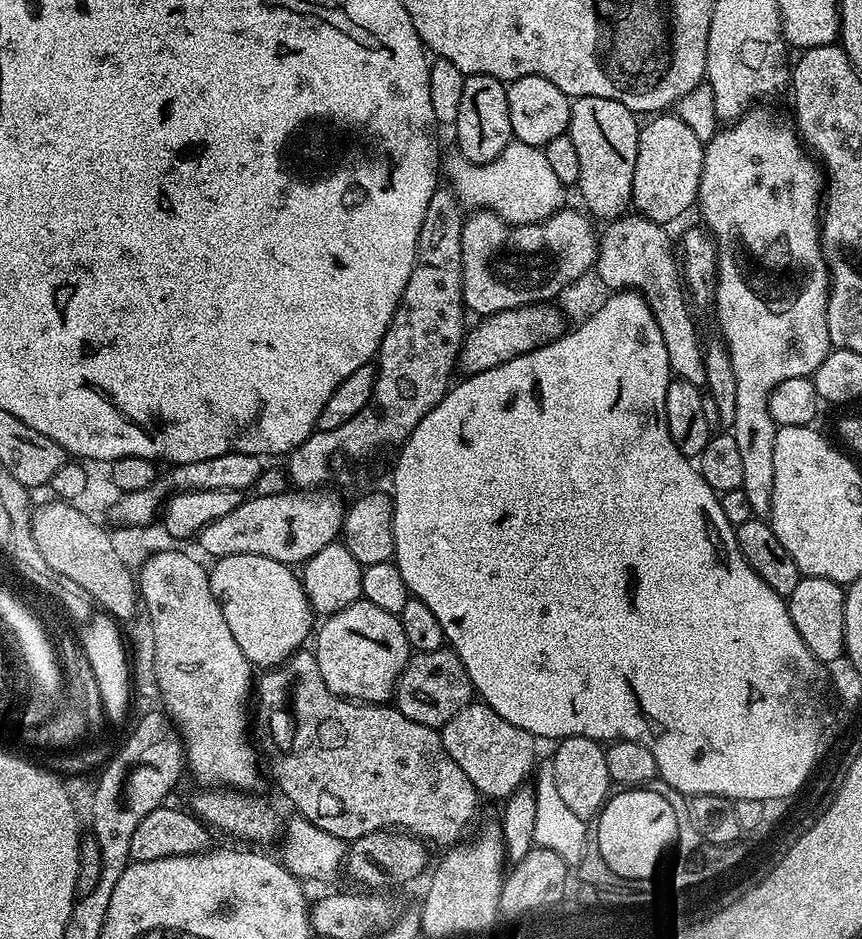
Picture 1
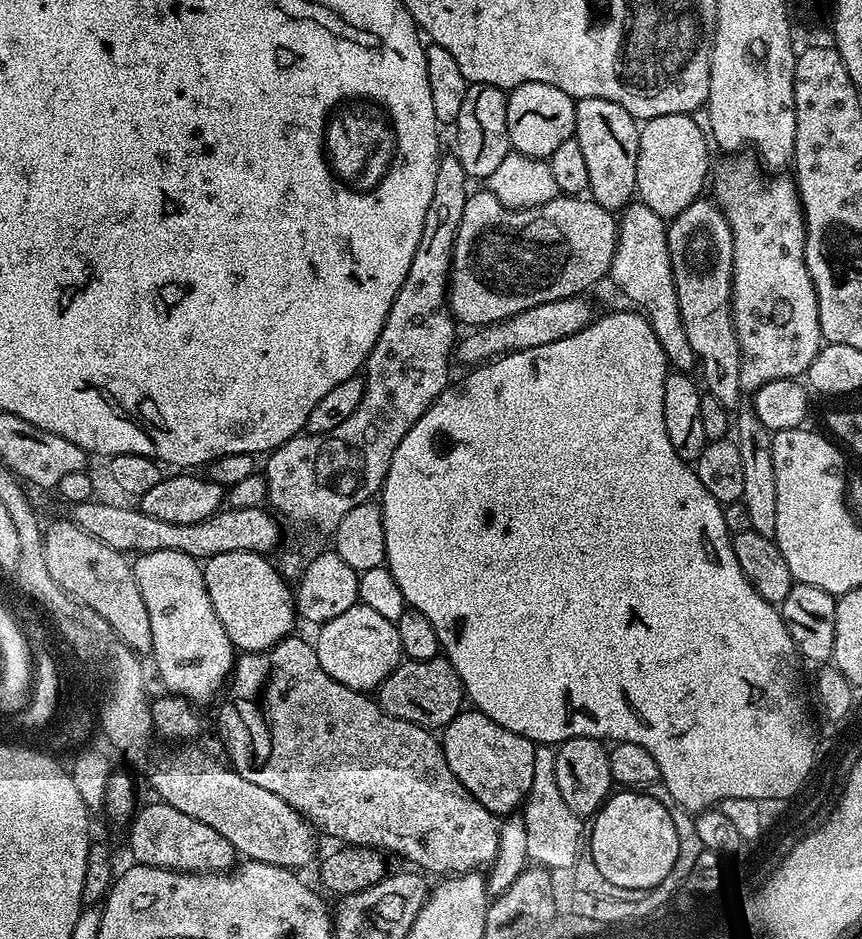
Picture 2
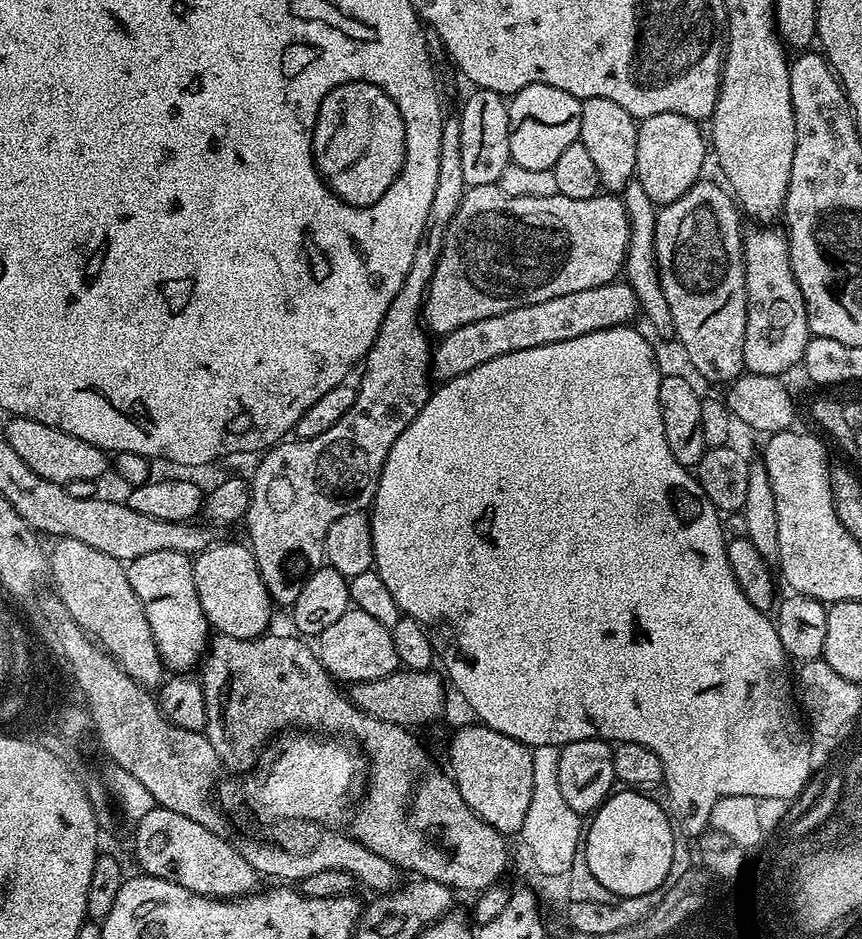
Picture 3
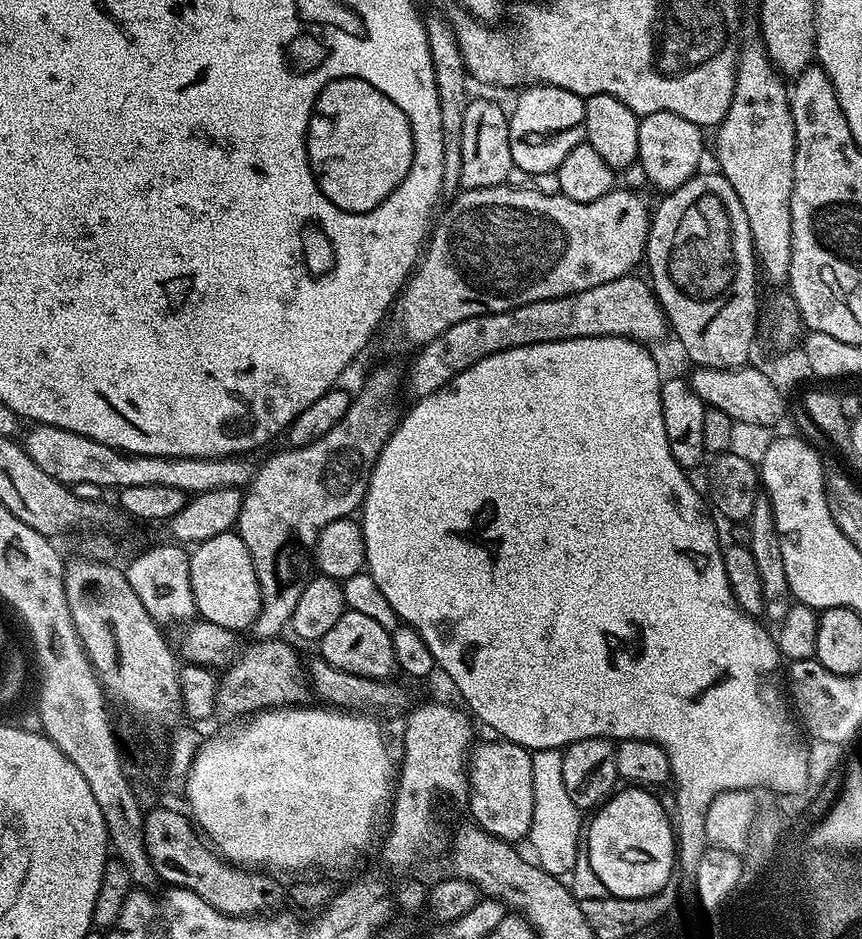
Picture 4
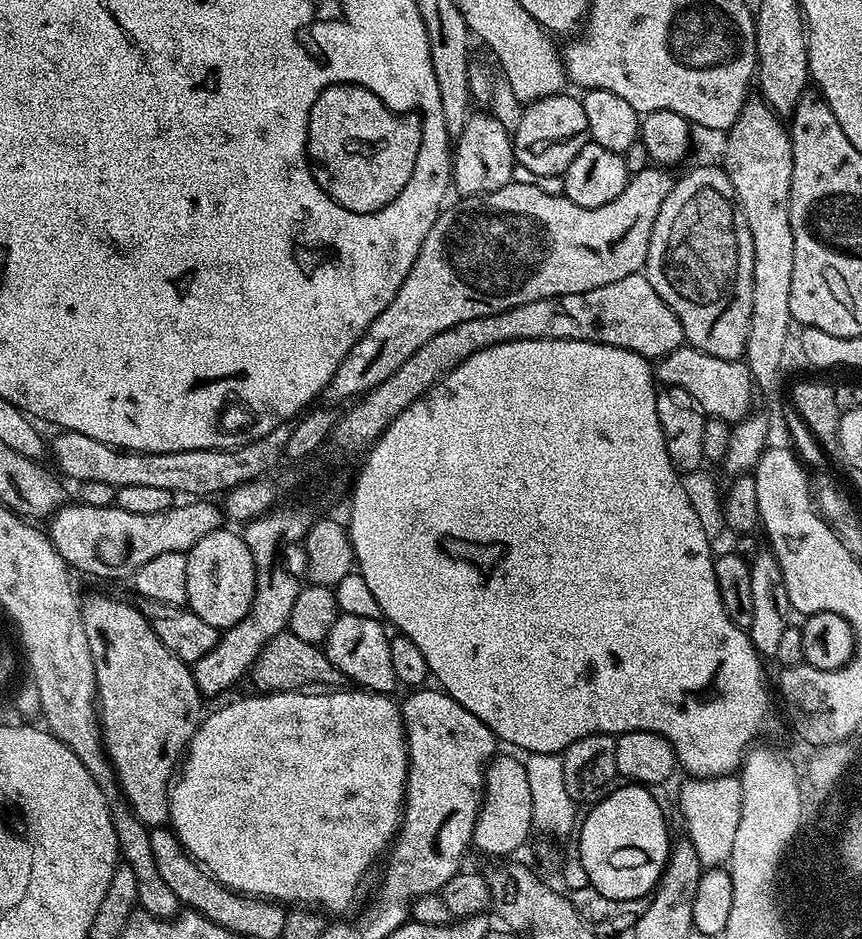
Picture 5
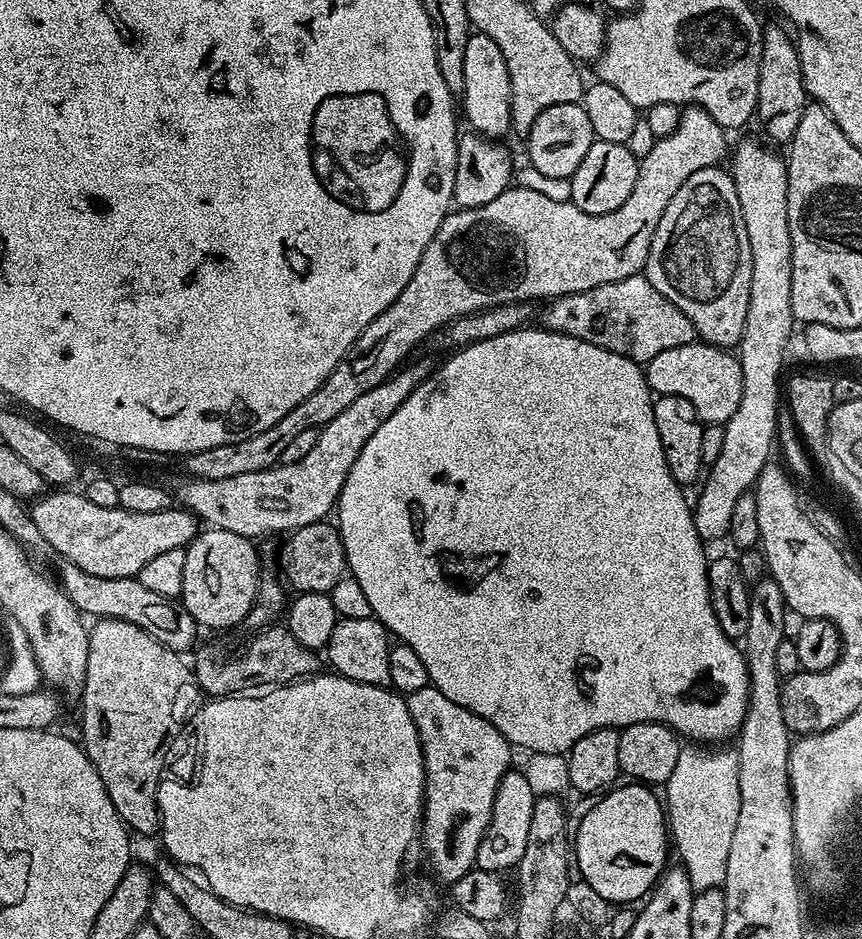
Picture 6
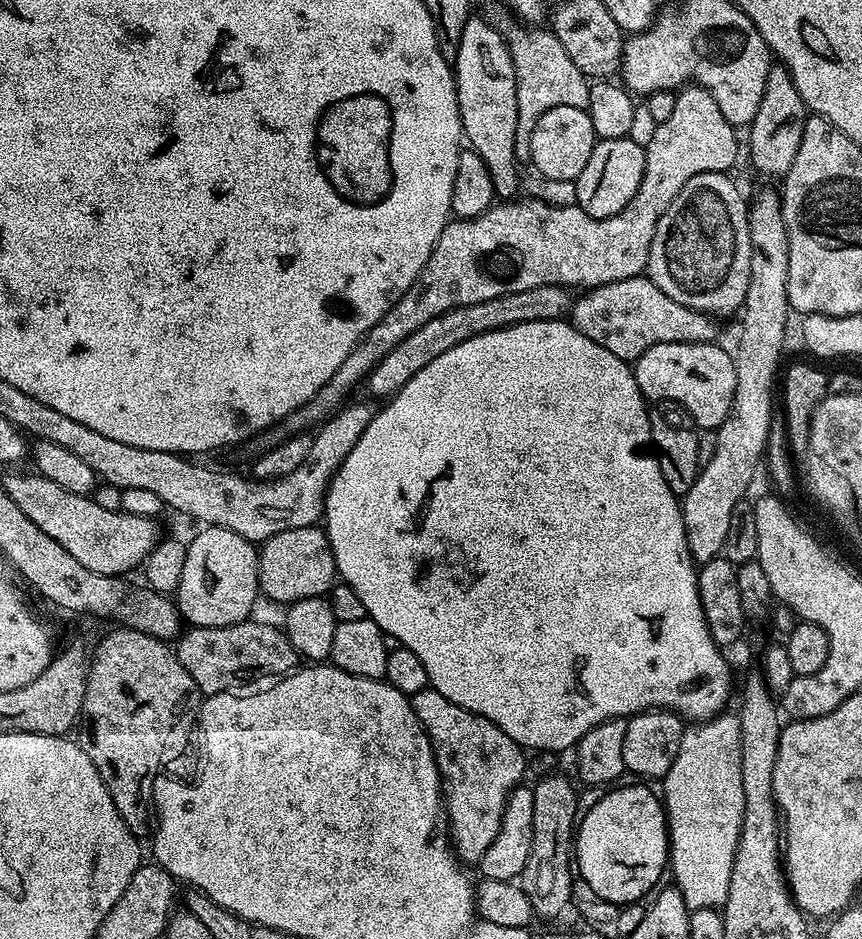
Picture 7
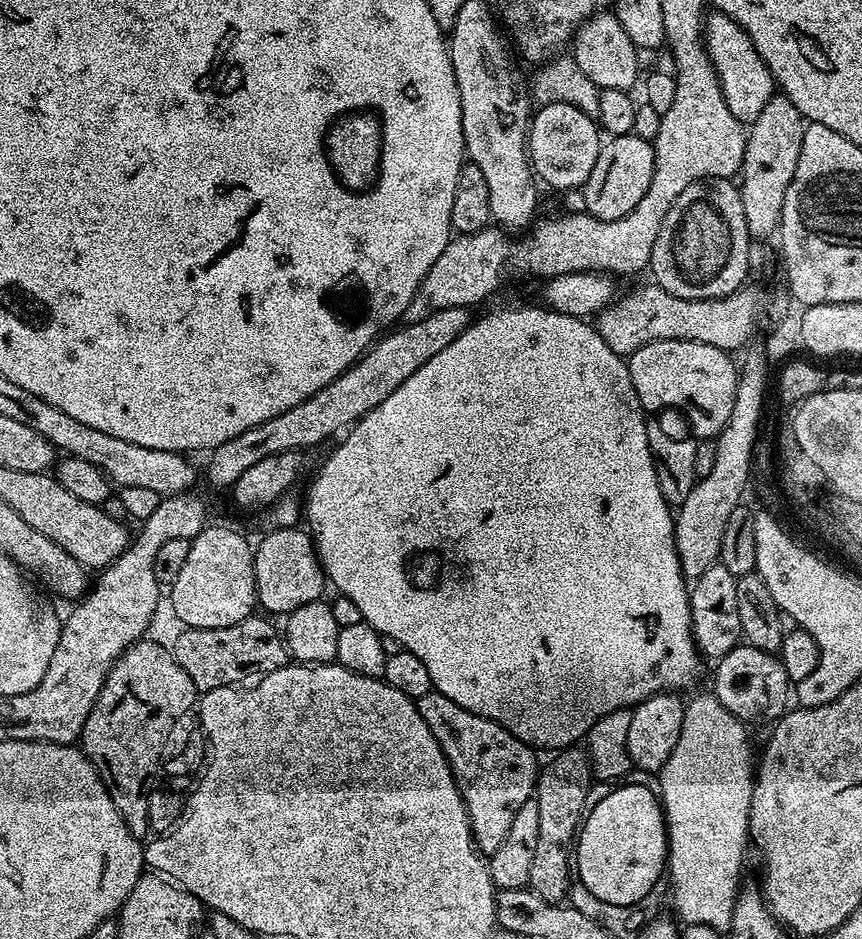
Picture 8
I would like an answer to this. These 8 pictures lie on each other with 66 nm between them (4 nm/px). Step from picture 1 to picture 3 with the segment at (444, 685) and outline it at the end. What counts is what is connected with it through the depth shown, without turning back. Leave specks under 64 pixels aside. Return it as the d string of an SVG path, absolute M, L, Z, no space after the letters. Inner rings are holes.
M397 670L389 674L388 676L383 676L382 678L378 678L377 680L363 680L362 682L358 682L357 684L352 684L349 689L347 689L346 695L349 700L352 700L356 706L358 706L362 711L366 714L370 714L374 718L378 718L382 722L394 722L395 724L403 724L405 726L417 726L416 724L428 724L431 720L436 720L440 715L444 712L444 684L446 688L446 680L443 675L439 671L429 670L426 672L409 672L407 670Z

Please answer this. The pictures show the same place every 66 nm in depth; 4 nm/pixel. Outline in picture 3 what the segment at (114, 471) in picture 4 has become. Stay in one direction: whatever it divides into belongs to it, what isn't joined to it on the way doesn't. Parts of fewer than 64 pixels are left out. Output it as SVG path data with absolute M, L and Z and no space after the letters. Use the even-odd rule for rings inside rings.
M14 416L7 422L9 424L2 428L2 435L8 439L14 454L18 454L18 458L38 474L38 478L66 485L82 479L97 481L109 471L109 453L90 442L82 442L82 438L74 438L74 434L66 434L25 416Z

